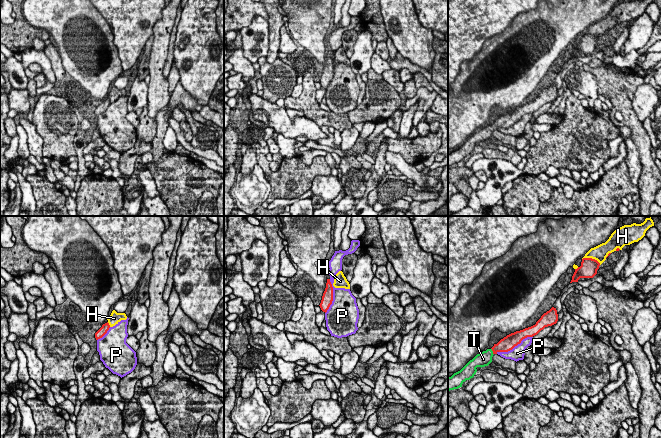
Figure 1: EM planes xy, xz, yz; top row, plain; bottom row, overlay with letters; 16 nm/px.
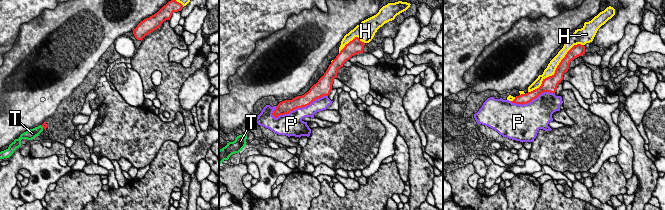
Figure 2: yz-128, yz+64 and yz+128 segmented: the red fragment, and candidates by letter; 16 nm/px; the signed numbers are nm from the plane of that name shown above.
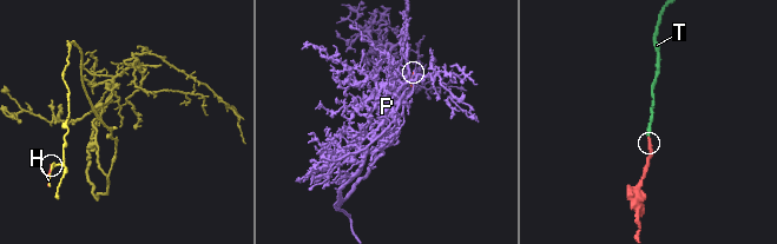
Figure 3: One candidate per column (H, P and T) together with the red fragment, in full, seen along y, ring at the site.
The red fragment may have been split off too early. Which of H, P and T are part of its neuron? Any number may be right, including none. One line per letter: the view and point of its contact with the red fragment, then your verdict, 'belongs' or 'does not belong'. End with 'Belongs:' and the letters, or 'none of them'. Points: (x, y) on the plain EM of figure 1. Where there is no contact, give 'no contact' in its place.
H: yz (591, 34) | does not belong
P: yz (514, 122) | does not belong
T: yz (492, 126) | belongs
Belongs: T

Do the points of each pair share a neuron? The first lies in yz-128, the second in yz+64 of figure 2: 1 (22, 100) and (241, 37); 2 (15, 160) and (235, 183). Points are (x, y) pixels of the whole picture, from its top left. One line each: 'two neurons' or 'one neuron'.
1: two neurons
2: two neurons

